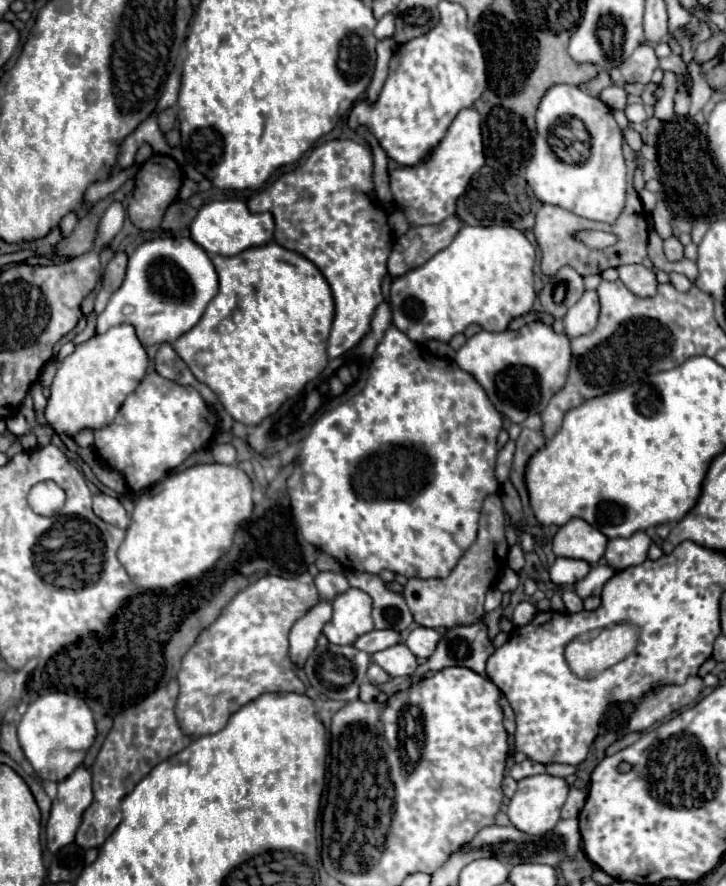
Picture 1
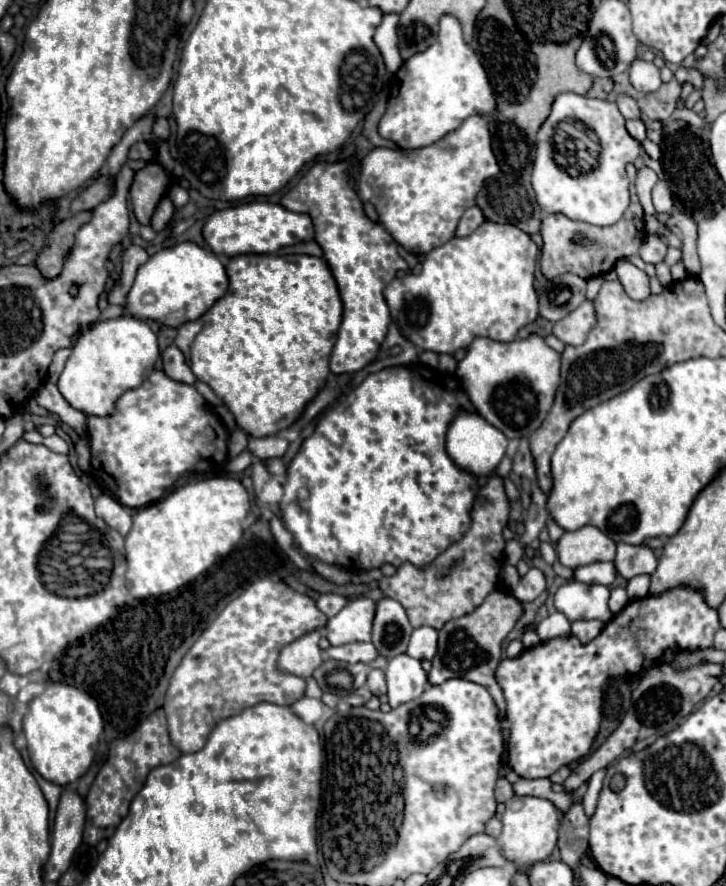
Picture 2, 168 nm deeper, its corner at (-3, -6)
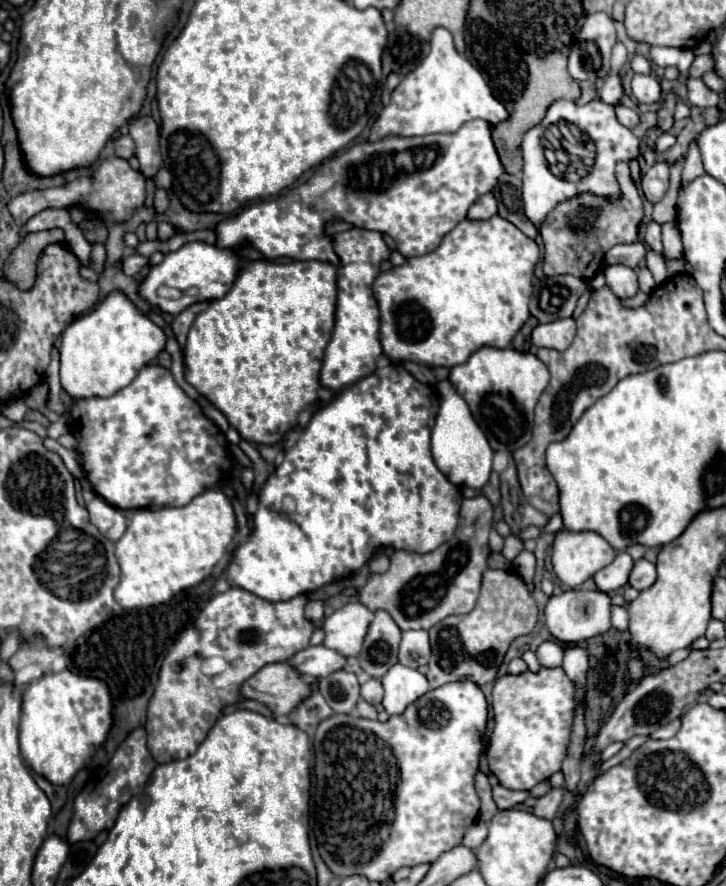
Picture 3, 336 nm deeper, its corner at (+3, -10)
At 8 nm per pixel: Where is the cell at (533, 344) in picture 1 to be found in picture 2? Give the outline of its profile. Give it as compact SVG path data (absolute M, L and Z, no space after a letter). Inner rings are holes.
M539 335L511 343L477 337L457 367L457 381L479 415L509 439L523 439L543 423L551 409L559 385L559 353L545 345Z

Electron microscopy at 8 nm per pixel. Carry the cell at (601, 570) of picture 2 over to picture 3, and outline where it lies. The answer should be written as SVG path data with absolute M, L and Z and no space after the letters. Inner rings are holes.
M619 553L613 559L613 563L609 563L609 567L603 567L601 571L597 571L597 575L593 575L593 581L605 593L615 591L615 589L627 585L631 567L633 567L633 559L627 553Z

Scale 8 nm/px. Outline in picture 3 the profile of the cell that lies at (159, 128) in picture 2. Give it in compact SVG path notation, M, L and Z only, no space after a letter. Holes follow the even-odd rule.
M137 117L129 123L129 135L137 145L135 157L139 159L139 171L145 177L153 177L161 165L161 151L159 151L159 127L151 117Z

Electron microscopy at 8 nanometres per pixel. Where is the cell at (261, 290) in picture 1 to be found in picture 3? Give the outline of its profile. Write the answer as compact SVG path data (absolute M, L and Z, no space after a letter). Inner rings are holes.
M249 261L239 269L225 297L195 303L175 317L193 319L183 349L185 379L227 417L243 439L263 445L279 443L297 425L299 413L317 401L319 369L335 325L335 275L337 269L329 261L291 261L283 265Z

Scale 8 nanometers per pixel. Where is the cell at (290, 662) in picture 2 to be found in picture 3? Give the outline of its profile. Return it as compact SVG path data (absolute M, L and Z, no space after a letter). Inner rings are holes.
M281 661L269 663L249 677L243 683L241 693L247 699L257 699L269 705L277 717L289 715L313 693L313 687L303 679L303 675L297 675L297 671L289 667L289 661Z

